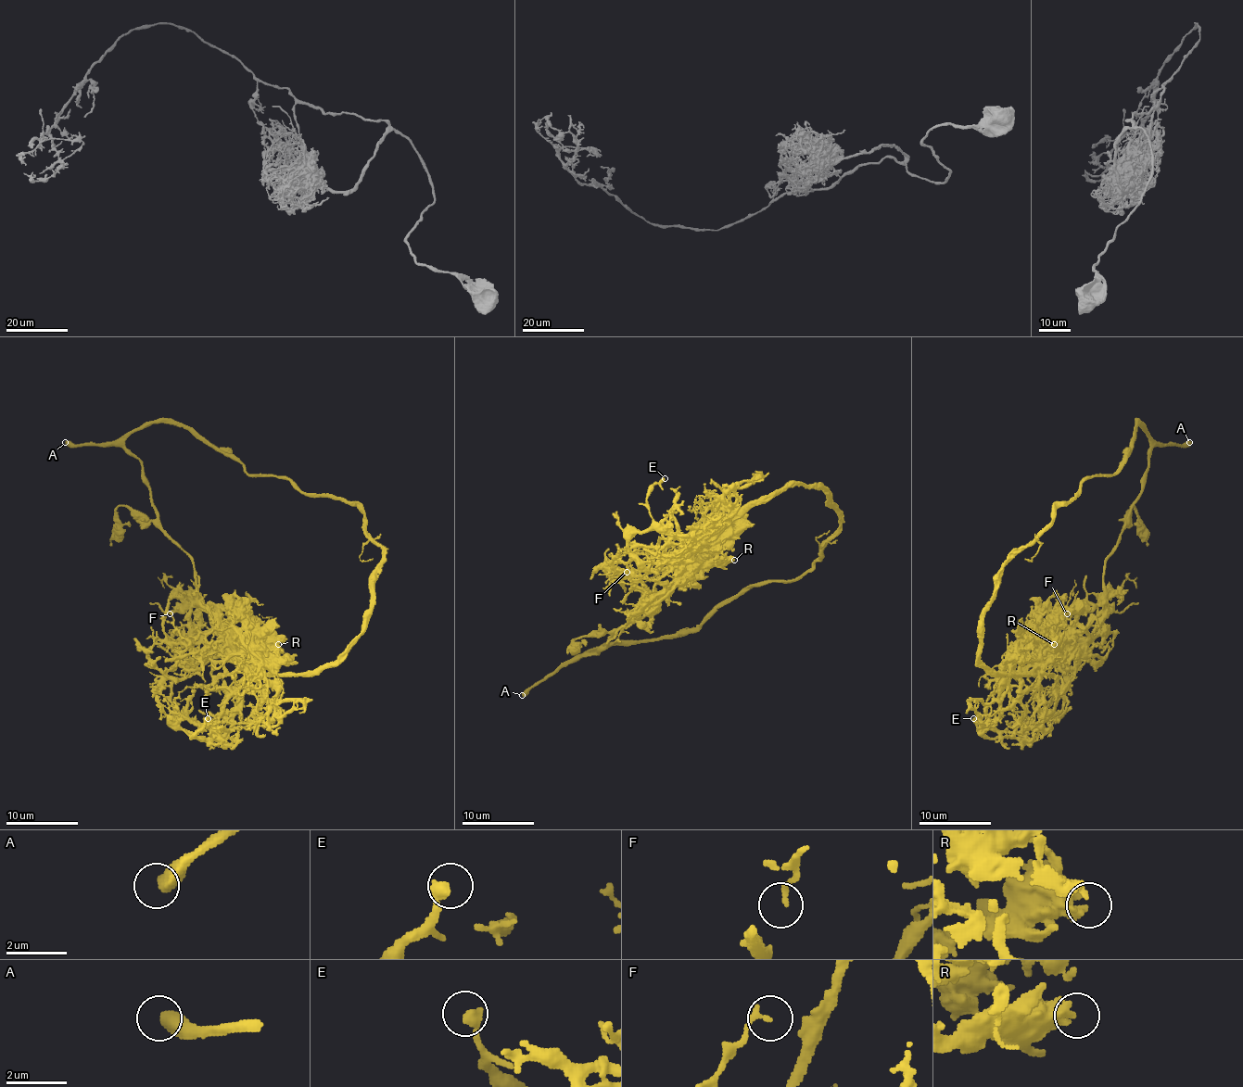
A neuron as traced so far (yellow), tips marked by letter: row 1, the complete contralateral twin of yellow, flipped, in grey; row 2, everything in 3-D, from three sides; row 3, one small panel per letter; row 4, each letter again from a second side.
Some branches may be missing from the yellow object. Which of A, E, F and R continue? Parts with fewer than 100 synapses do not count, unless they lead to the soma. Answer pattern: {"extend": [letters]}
{"extend": ["A"]}

